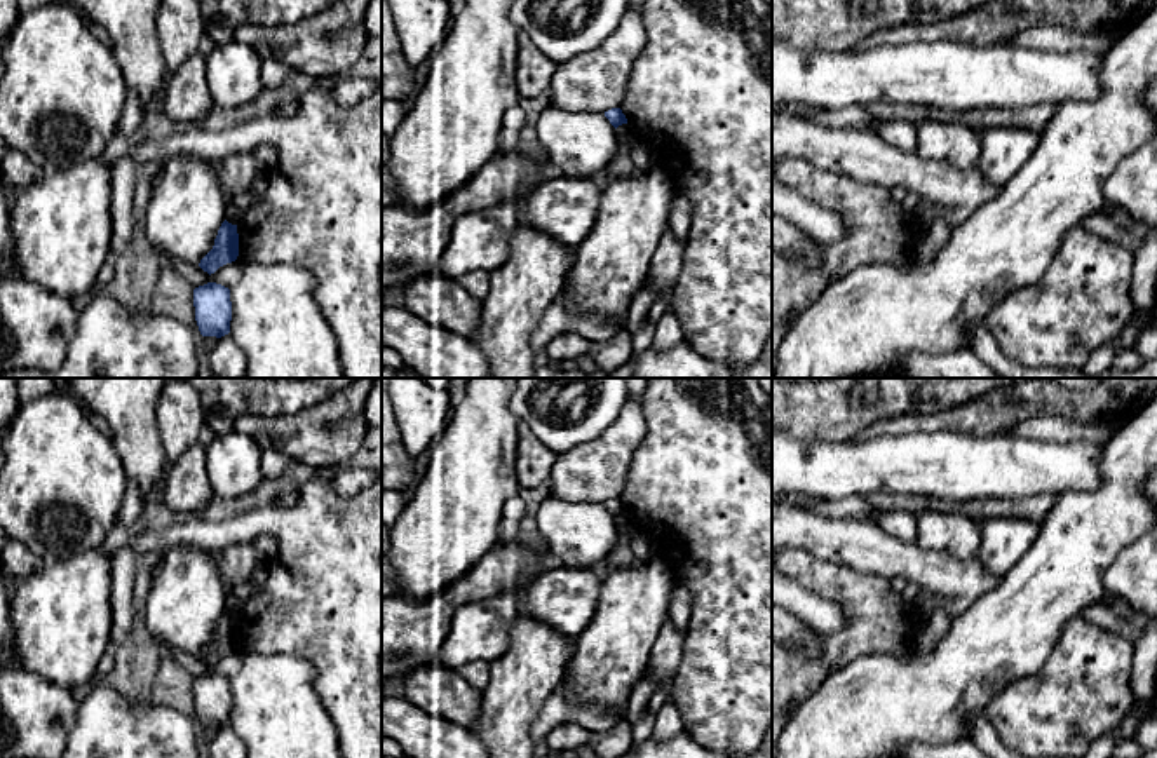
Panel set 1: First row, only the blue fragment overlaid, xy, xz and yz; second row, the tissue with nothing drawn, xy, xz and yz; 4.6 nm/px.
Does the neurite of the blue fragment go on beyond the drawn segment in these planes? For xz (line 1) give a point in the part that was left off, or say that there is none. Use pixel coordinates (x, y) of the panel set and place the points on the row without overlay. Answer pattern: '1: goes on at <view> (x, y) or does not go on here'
1: does not go on here

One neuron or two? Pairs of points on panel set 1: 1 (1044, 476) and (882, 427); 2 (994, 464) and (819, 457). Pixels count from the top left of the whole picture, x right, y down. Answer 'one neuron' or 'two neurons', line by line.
1: two neurons
2: one neuron

